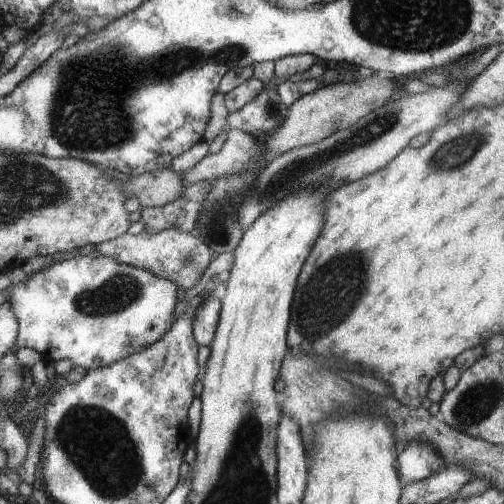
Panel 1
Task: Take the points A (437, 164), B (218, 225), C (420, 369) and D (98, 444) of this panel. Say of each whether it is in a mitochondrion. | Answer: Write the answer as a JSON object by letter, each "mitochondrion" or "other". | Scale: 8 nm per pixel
{"A":"mitochondrion","B":"mitochondrion","C":"other","D":"mitochondrion"}

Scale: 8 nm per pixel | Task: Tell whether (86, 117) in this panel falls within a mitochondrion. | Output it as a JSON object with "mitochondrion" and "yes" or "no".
{"mitochondrion":"yes"}

